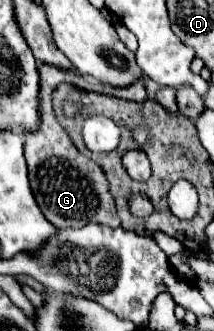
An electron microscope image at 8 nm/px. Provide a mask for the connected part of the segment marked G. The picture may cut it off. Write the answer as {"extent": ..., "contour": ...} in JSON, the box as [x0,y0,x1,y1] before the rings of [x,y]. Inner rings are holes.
{"extent":[25,63,147,227],"contour":[[[39,63],[39,127],[35,131],[25,133],[25,159],[29,169],[29,181],[31,191],[35,195],[35,201],[41,209],[41,213],[55,225],[55,227],[81,227],[89,221],[93,223],[105,223],[111,227],[119,227],[119,217],[115,213],[115,201],[109,195],[107,179],[103,169],[93,163],[91,159],[83,159],[83,155],[77,151],[77,147],[71,143],[65,129],[57,123],[53,109],[51,109],[51,93],[61,83],[67,81],[75,87],[87,85],[95,93],[103,95],[115,95],[131,101],[143,101],[147,99],[145,79],[137,79],[131,87],[111,87],[103,85],[87,75],[81,75],[79,71],[59,71],[59,67],[51,67],[45,63]]]}

